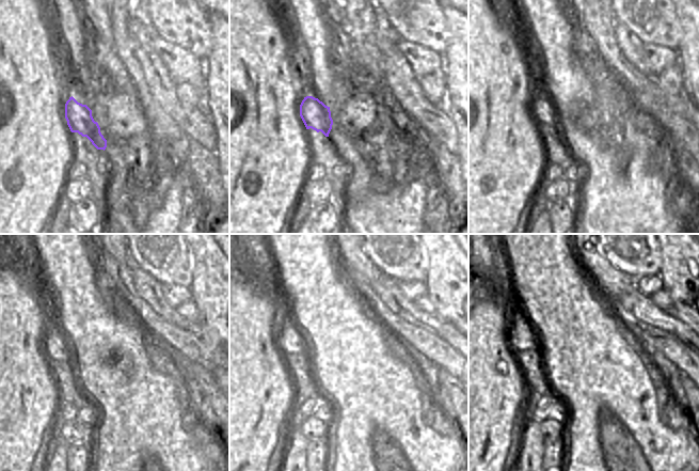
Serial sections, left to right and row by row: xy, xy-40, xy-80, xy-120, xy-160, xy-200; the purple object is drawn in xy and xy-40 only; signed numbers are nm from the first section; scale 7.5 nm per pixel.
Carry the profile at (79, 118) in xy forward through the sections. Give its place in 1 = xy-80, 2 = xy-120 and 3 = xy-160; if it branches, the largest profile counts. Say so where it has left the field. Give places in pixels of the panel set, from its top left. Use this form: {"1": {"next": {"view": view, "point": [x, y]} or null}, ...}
{"1": {"next": {"view": "xy-80", "point": [545, 110]}}, "2": {"next": {"view": "xy-120", "point": [59, 347]}}, "3": {"next": {"view": "xy-160", "point": [290, 341]}}}

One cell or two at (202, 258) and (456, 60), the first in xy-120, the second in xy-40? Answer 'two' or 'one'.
one

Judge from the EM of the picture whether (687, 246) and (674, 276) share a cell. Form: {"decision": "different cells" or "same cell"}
{"decision": "same cell"}

